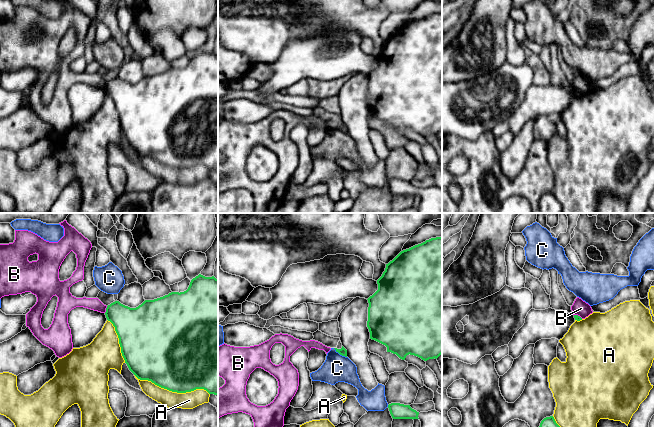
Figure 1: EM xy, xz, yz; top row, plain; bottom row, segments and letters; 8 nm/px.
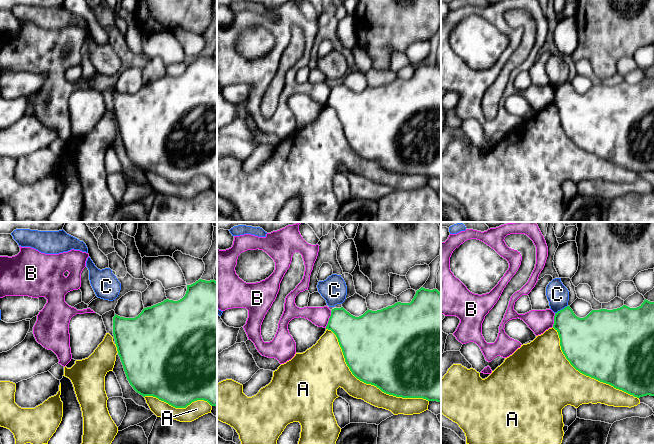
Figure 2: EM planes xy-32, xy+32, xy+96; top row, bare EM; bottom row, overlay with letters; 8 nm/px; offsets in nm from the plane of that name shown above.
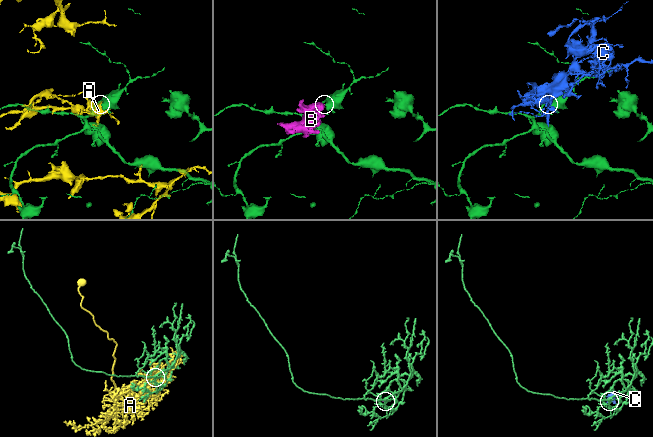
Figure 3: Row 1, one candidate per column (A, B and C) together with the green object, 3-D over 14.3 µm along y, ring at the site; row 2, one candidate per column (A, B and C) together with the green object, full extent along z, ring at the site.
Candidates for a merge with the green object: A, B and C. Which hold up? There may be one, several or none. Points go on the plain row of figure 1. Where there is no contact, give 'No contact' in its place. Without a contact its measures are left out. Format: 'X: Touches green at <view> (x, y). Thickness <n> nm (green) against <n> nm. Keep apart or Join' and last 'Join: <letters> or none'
A: Touches green at xy (172, 167). Thickness 500 nm (green) against 140 nm. Keep apart
B: Touches green at xy (106, 85). Thickness 280 nm (green) against 100 nm. Keep apart
C: Touches green at xz (340, 130). Thickness 60 nm (green) against 220 nm. Keep apart
Join: none

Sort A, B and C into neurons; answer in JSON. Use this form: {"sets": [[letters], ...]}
{"sets": [["A"], ["B"], ["C"]]}

